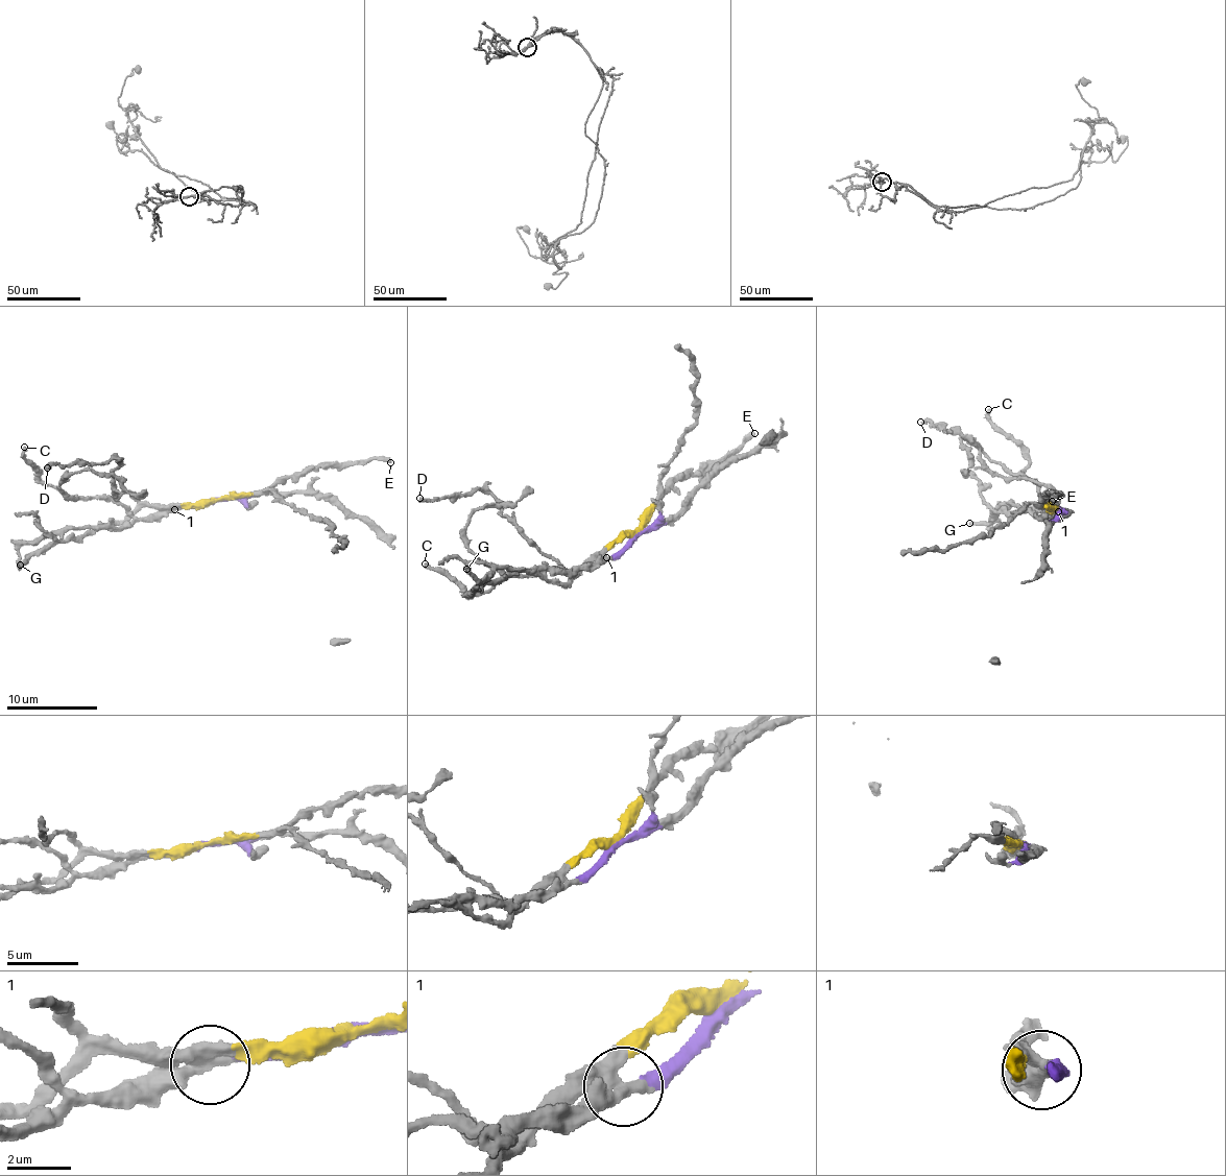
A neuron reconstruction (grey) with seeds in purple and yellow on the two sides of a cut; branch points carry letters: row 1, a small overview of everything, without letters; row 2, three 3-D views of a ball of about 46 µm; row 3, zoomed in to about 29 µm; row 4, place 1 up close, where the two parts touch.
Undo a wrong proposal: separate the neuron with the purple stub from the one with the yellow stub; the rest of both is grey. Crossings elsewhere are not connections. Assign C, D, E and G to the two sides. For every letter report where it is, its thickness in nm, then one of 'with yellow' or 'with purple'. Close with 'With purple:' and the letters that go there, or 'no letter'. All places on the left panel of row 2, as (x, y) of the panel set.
C: (24, 447) | 320 nm | with purple
D: (47, 468) | 320 nm | with yellow
E: (390, 462) | 440 nm | with yellow
G: (20, 565) | 280 nm | with yellow
With purple: C

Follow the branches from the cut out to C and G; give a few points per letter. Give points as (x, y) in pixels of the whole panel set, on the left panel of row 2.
C: (216, 499), (136, 519), (110, 499), (73, 500), (55, 486), (47, 486), (24, 457), (25, 447)
G: (216, 499), (193, 504), (146, 503), (122, 522), (49, 544), (20, 566)

